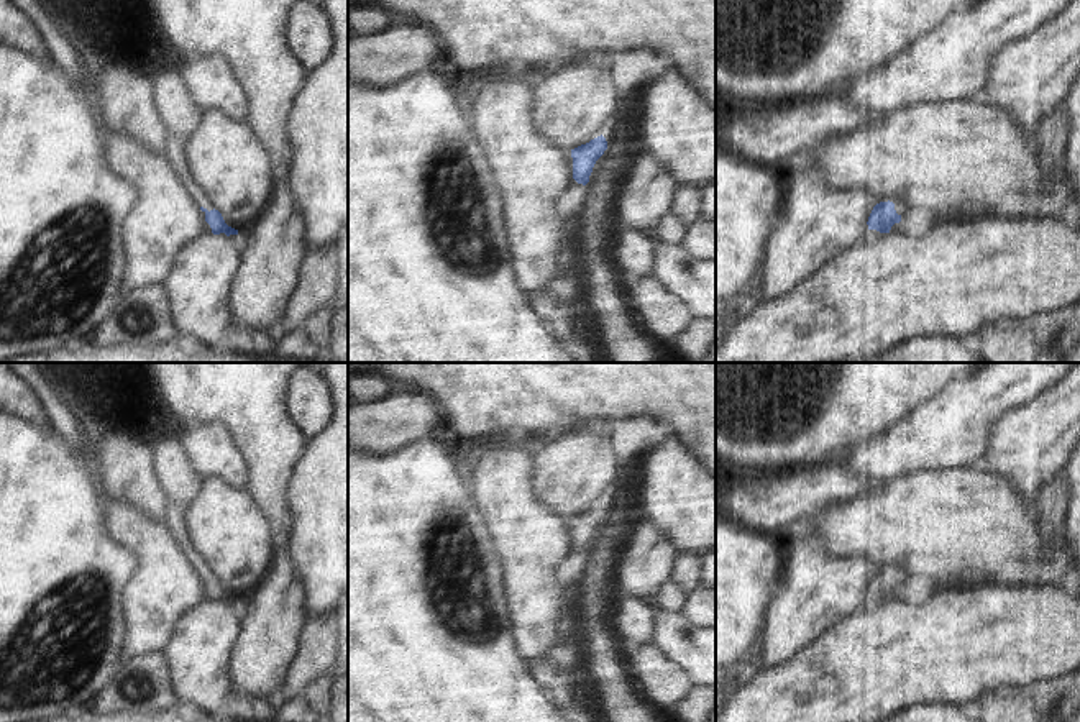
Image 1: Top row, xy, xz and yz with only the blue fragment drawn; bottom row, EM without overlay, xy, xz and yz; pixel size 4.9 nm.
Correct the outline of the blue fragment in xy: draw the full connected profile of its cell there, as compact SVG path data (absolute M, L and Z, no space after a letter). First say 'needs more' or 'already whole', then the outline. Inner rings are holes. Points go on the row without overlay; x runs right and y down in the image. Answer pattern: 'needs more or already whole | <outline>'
needs more | M169 502L166 512L166 527L169 528L172 538L177 540L179 545L184 546L185 551L192 555L192 564L199 568L200 578L205 581L205 589L210 592L212 601L213 602L225 601L227 604L238 602L238 597L225 591L222 581L212 574L207 563L192 548L189 535L185 532L184 512Z

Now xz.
needs more | M602 502L591 507L586 512L571 517L573 546L574 546L573 556L568 566L560 573L561 579L570 589L573 589L573 586L579 579L579 574L584 569L586 551L589 550L593 535L596 528L604 522L606 517L607 517L607 509Z

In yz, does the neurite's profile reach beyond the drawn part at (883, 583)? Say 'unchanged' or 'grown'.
grown

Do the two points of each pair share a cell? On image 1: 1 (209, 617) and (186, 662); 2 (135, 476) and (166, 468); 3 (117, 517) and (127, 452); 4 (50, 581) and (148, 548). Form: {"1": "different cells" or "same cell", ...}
{"1": "same cell", "2": "different cells", "3": "different cells", "4": "different cells"}

